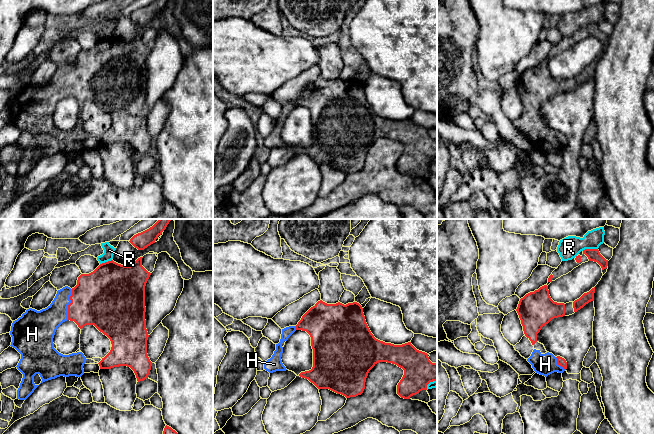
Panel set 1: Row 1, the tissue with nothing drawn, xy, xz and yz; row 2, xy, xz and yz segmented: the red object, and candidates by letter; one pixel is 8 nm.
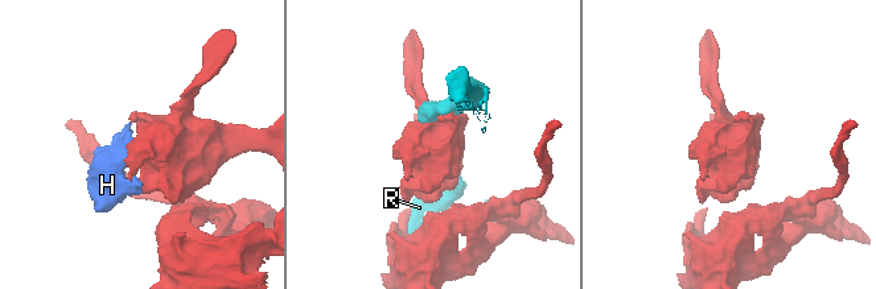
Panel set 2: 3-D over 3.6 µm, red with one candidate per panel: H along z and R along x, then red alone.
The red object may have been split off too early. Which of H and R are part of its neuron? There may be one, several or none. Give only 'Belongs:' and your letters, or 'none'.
Belongs: H

